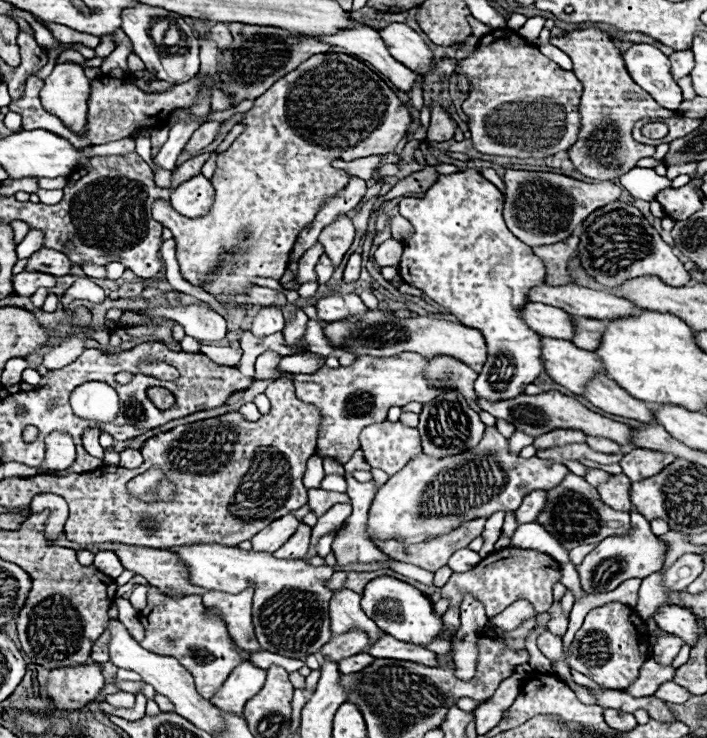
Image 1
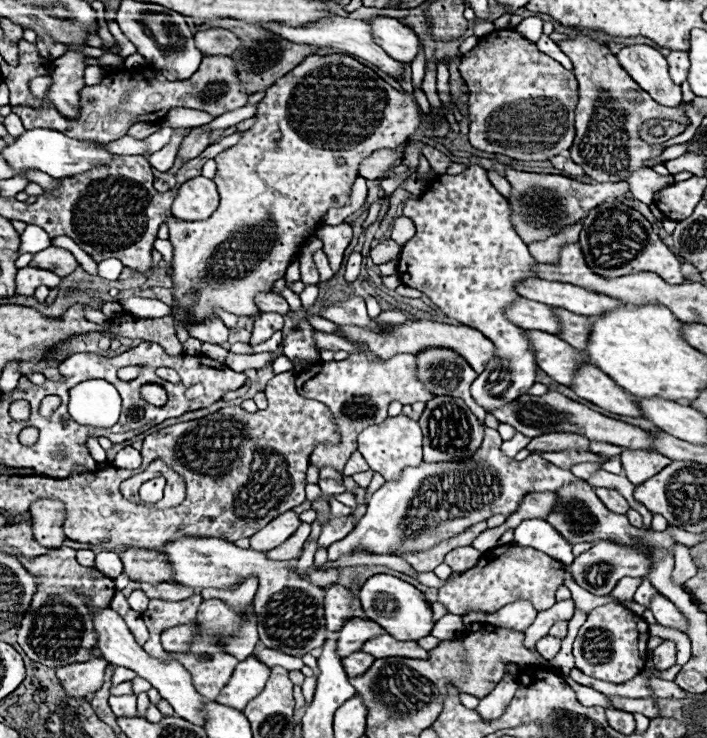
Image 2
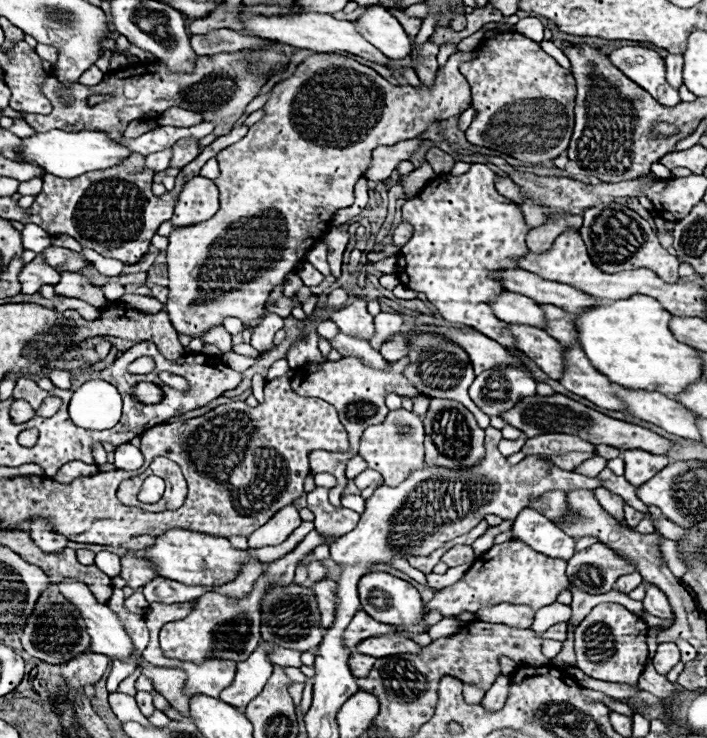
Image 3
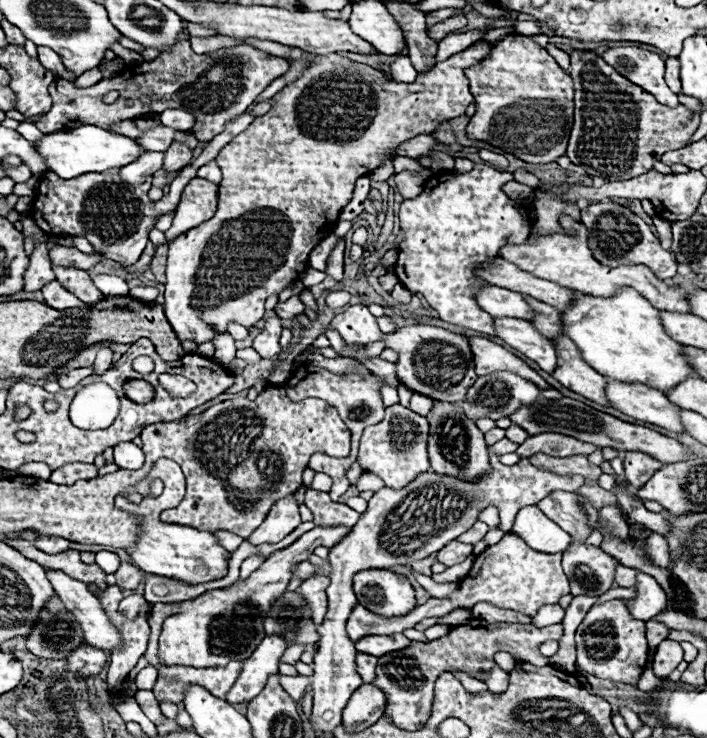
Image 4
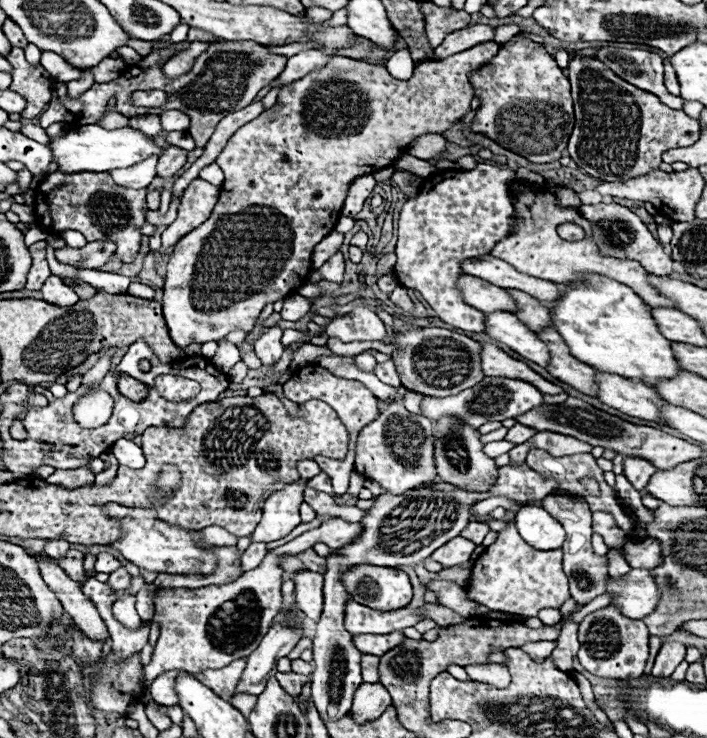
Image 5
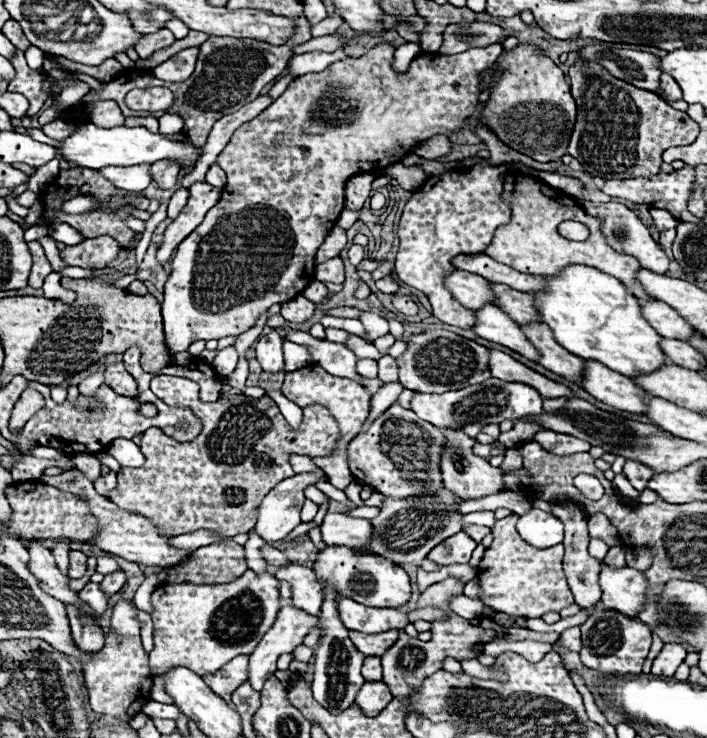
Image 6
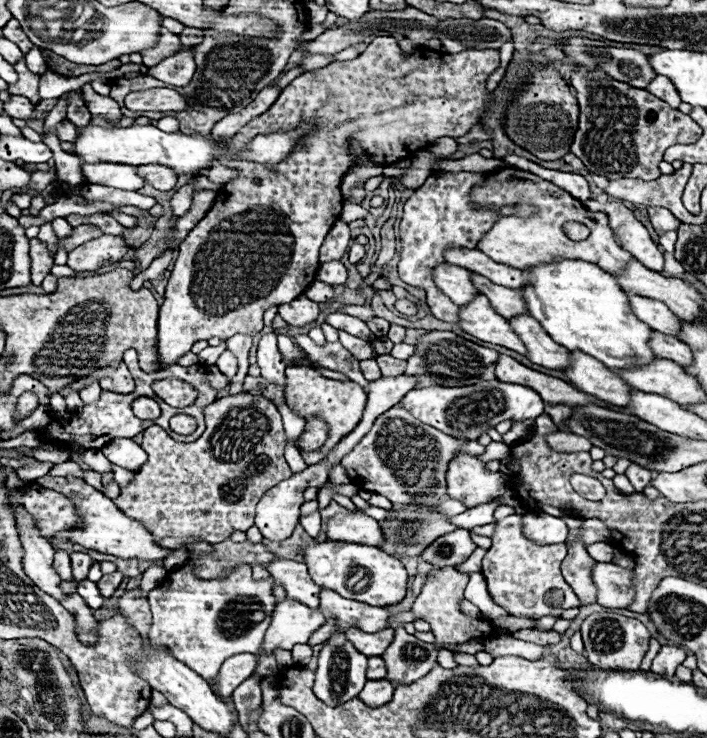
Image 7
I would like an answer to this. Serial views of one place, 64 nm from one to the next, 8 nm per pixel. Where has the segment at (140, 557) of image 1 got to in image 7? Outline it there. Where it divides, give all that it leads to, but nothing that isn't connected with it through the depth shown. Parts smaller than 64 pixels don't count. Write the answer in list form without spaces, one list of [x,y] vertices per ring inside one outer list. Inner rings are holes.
[[[114,572],[114,574],[104,574],[98,582],[98,590],[104,598],[110,598],[114,594],[114,590],[120,586],[122,582],[122,574],[120,572]]]

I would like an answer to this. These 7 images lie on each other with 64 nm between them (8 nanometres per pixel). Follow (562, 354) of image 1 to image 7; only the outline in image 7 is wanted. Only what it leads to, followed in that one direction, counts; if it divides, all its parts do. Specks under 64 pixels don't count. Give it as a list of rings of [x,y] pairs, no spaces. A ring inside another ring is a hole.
[[[476,294],[468,304],[460,306],[458,326],[464,332],[468,332],[484,342],[498,344],[498,346],[510,348],[514,352],[526,354],[524,344],[518,340],[514,330],[506,324],[506,318],[498,316],[490,308],[490,302],[486,300],[486,296],[482,296],[482,294]]]

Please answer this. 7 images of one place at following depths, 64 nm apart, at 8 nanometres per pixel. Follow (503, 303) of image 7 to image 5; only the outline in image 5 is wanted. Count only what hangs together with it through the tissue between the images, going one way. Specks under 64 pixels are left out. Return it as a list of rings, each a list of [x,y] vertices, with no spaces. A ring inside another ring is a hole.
[[[506,288],[506,292],[516,302],[516,312],[514,314],[530,330],[538,332],[544,326],[550,326],[550,316],[546,316],[546,306],[540,300],[534,300],[534,296],[526,296],[524,292],[514,292],[512,288]]]

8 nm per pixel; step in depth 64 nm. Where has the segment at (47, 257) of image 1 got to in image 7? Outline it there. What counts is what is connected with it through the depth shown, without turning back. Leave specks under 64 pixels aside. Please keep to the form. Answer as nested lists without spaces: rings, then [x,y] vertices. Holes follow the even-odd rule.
[[[104,234],[96,240],[90,240],[68,254],[68,266],[76,272],[94,272],[104,266],[104,262],[116,262],[126,256],[130,246],[126,238]]]

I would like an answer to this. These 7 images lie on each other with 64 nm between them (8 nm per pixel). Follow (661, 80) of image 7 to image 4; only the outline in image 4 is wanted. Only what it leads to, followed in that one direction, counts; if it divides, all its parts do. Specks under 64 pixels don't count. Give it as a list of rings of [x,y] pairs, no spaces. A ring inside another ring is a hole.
[[[668,58],[666,60],[666,84],[670,86],[672,92],[680,92],[680,72],[678,72],[678,60]]]

